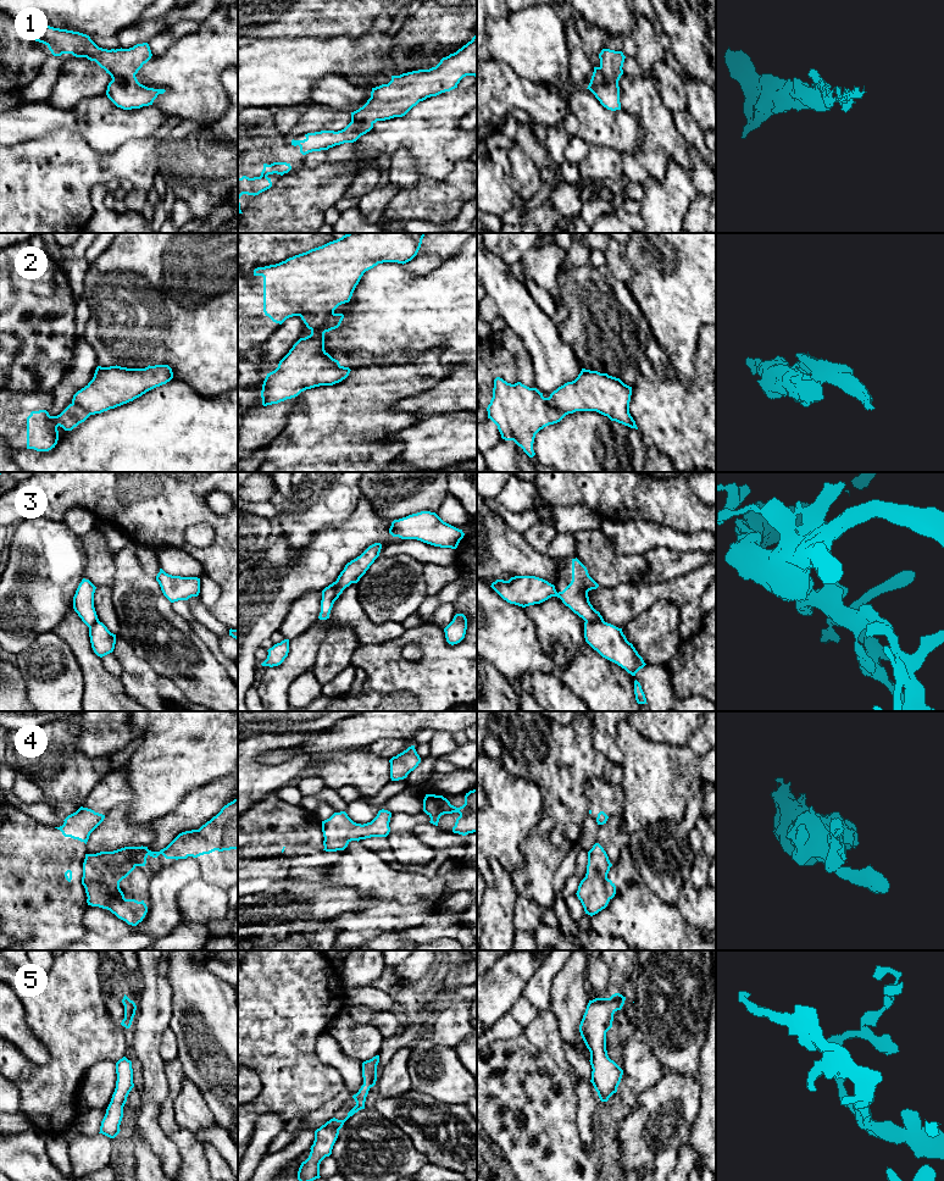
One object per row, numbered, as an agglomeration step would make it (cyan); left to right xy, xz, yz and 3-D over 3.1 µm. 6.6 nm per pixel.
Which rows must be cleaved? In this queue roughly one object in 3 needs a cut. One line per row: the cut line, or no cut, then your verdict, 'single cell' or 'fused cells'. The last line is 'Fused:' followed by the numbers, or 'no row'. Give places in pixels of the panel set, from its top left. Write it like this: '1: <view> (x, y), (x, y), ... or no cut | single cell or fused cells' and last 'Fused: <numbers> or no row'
1: no cut | single cell
2: xz (333, 311), (318, 327), (311, 330) | fused cells
3: xz (334, 582), (336, 599) | fused cells
4: xz (325, 838), (327, 841), (345, 839), (348, 842) | fused cells
5: no cut | single cell
Fused: 2, 3, 4

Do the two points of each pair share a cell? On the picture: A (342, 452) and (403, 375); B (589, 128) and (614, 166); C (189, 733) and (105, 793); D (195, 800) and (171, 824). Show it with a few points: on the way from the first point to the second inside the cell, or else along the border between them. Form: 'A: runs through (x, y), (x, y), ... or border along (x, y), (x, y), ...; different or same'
A: runs through (346, 432), (383, 394); same
B: border along (589, 144), (605, 145), (620, 154); different
C: border along (125, 763), (126, 783), (131, 796), (129, 804); different
D: runs through (189, 807), (177, 819); same

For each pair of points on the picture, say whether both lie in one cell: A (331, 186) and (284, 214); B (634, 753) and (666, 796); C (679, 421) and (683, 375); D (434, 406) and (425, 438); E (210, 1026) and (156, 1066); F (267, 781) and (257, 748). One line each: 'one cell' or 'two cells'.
A: one cell
B: one cell
C: two cells
D: two cells
E: two cells
F: one cell

